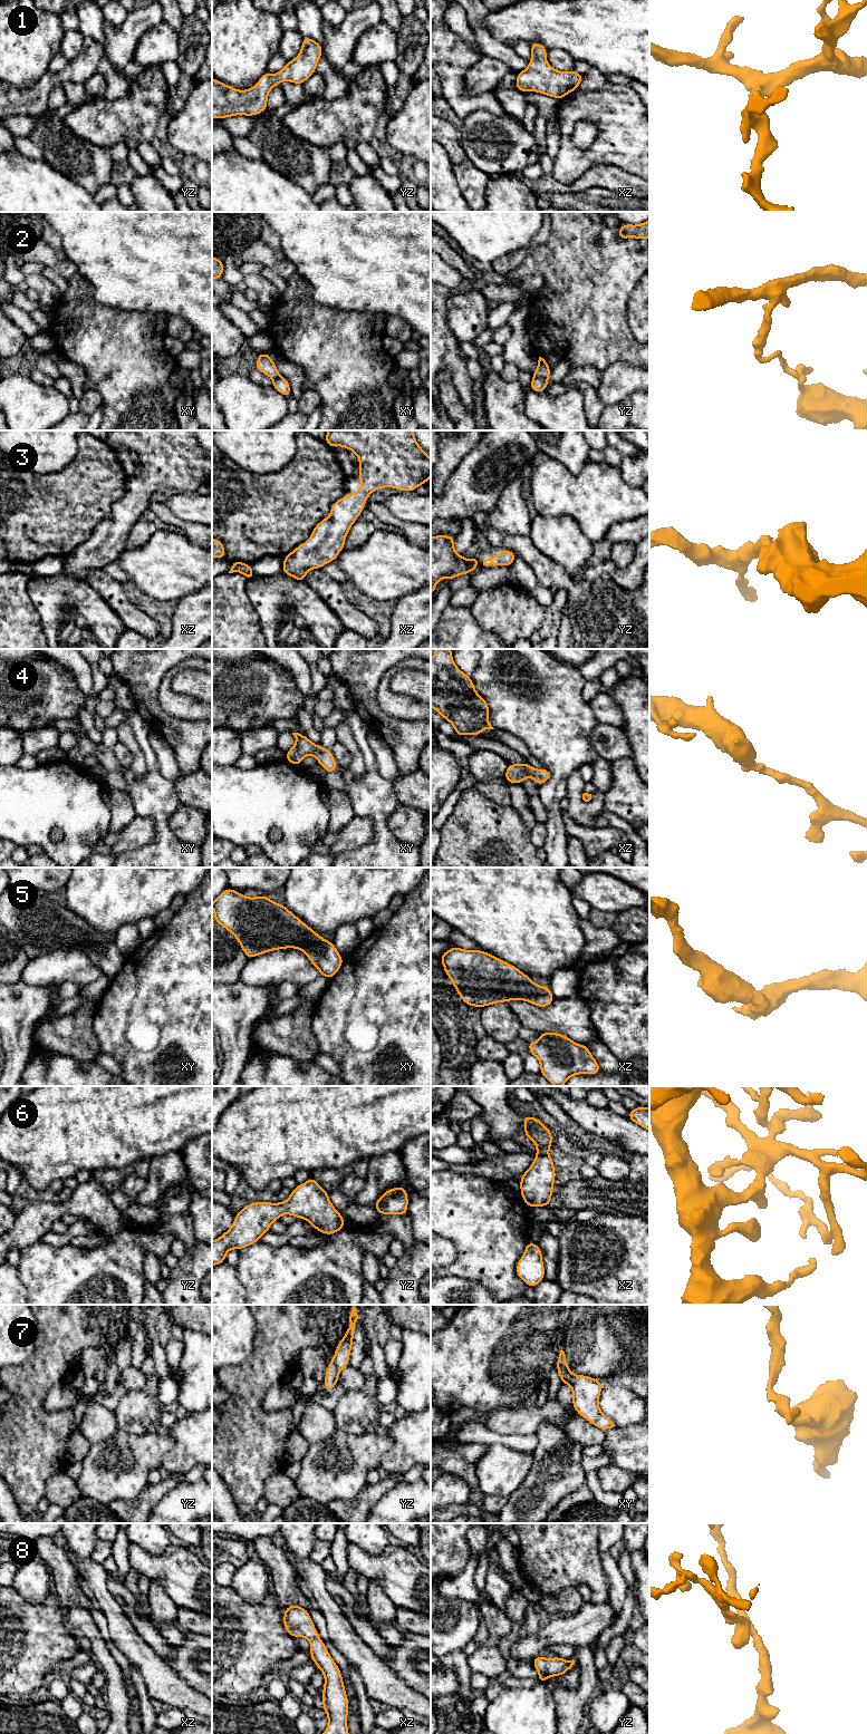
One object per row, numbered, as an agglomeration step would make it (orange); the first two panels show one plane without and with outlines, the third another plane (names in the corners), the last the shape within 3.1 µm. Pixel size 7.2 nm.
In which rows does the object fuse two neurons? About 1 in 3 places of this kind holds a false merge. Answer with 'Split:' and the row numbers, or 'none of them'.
Split: 2

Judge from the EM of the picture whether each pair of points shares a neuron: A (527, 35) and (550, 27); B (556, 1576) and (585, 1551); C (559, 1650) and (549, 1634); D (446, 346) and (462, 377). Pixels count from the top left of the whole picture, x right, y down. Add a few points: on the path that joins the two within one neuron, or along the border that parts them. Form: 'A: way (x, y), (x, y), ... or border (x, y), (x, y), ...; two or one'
A: way (532, 29), (535, 27), (545, 27); one
B: way (562, 1569), (578, 1553); one
C: border (574, 1646), (557, 1644), (550, 1649); two
D: way (446, 354), (458, 369); one

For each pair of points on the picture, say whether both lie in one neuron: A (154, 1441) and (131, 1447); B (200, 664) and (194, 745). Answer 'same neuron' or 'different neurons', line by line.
A: same neuron
B: different neurons

